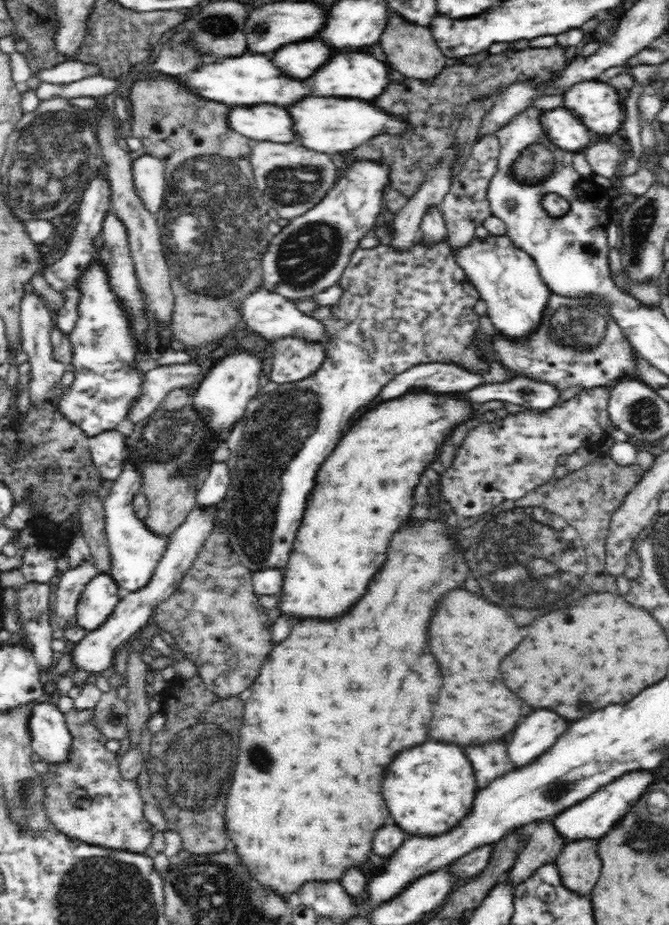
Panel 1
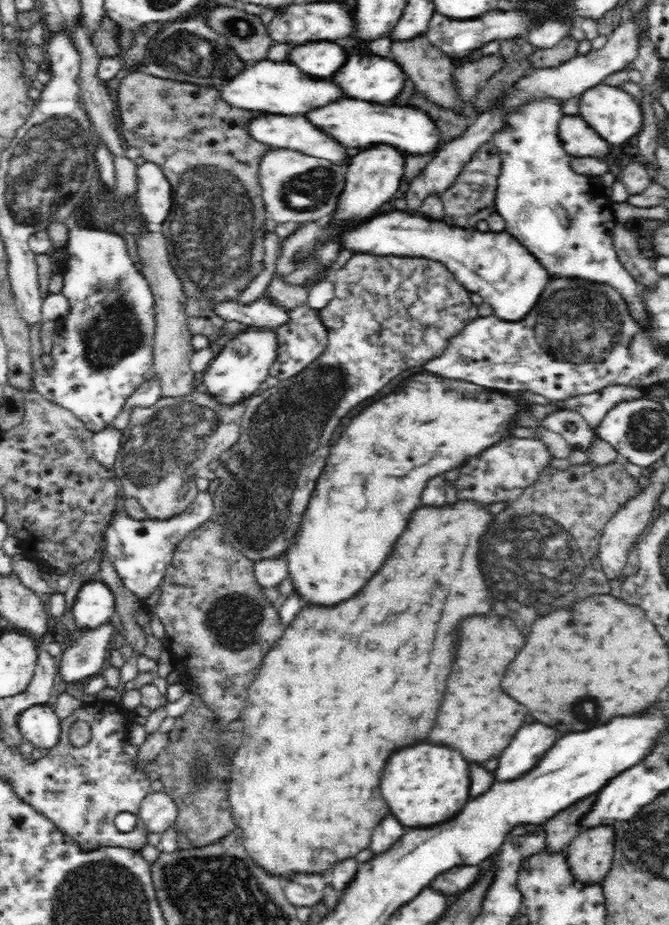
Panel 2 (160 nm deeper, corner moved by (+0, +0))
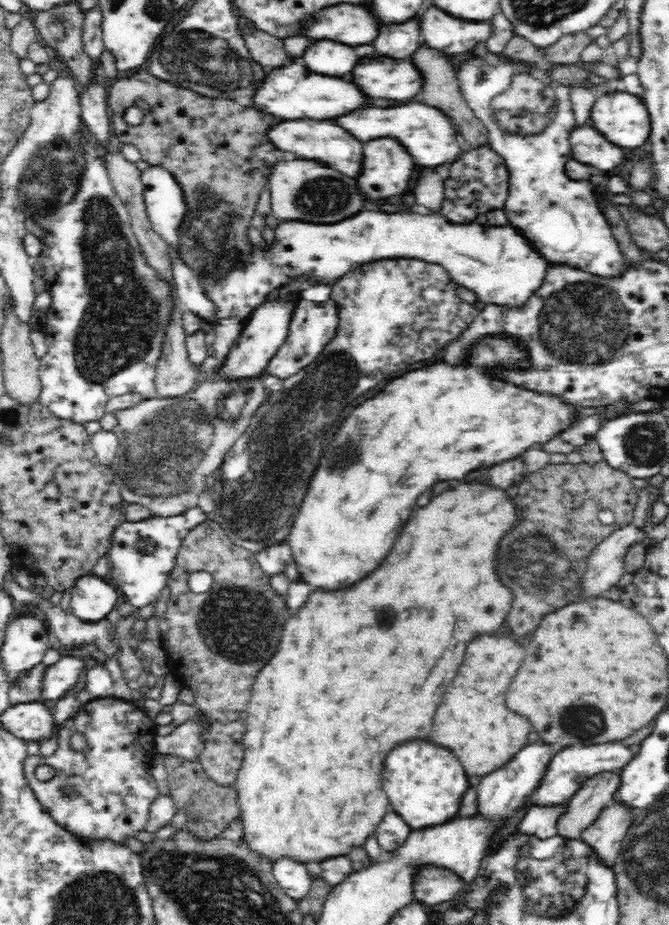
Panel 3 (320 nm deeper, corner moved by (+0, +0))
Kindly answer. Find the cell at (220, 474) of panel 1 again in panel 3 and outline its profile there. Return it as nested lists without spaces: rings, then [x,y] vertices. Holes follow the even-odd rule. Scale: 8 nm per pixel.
[[[196,506],[171,517],[151,514],[138,522],[123,520],[118,528],[114,528],[114,538],[111,538],[114,542],[106,554],[110,556],[110,574],[135,611],[158,600],[161,591],[167,586],[182,540],[191,529],[205,520],[206,513]]]

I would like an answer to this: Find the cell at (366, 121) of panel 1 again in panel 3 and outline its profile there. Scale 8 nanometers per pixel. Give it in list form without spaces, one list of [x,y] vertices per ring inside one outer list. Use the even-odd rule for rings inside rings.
[[[404,104],[404,106],[396,106],[396,108],[364,108],[364,110],[356,110],[352,114],[340,116],[334,120],[338,126],[346,128],[352,136],[356,136],[362,142],[374,140],[374,138],[382,138],[382,136],[392,136],[398,138],[398,142],[408,154],[412,156],[416,165],[423,167],[442,167],[443,165],[452,165],[459,160],[463,152],[463,143],[457,135],[457,130],[453,128],[453,124],[440,110],[420,104]]]

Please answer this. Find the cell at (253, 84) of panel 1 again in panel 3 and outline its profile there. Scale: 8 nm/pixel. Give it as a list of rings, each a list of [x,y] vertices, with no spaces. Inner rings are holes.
[[[292,62],[282,67],[269,68],[264,79],[253,91],[253,107],[280,120],[293,120],[310,116],[316,120],[332,120],[340,114],[348,114],[348,110],[358,110],[360,106],[368,106],[368,98],[364,92],[342,78],[328,78],[322,74],[312,74],[303,63]]]

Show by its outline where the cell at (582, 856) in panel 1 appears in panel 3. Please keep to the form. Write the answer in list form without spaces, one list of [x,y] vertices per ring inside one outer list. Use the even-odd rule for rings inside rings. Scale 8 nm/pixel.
[[[608,805],[580,834],[580,840],[584,841],[588,848],[592,848],[594,856],[602,865],[614,866],[614,860],[620,854],[626,830],[634,822],[634,814],[635,809],[624,808],[624,805]]]

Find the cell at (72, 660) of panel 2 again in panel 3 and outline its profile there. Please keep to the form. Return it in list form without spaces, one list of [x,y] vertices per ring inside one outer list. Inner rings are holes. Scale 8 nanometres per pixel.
[[[74,654],[64,655],[56,664],[48,665],[41,682],[41,702],[62,698],[84,670],[84,659]]]

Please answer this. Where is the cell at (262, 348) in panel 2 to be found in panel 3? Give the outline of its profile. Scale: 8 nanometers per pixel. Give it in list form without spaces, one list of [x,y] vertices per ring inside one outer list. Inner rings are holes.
[[[270,297],[251,312],[248,326],[243,328],[240,338],[228,350],[228,358],[222,366],[221,380],[224,378],[236,378],[236,380],[258,378],[257,376],[260,376],[262,372],[266,372],[264,368],[268,366],[271,358],[275,356],[276,351],[284,344],[288,336],[288,326],[292,320],[296,301],[288,297]]]

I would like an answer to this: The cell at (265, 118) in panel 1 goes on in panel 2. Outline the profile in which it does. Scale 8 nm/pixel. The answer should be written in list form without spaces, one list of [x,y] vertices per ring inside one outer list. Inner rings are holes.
[[[258,114],[256,118],[246,123],[245,129],[257,142],[266,148],[298,150],[302,154],[315,156],[316,158],[326,158],[330,162],[336,162],[338,166],[344,164],[346,156],[352,154],[344,150],[344,146],[336,146],[332,138],[324,138],[320,130],[316,130],[304,116],[286,116],[282,114]]]

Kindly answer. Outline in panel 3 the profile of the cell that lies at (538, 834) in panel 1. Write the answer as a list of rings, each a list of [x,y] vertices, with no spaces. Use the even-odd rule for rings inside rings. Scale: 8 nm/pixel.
[[[604,772],[590,778],[569,798],[564,814],[560,814],[556,822],[558,835],[566,839],[580,839],[582,831],[610,804],[618,784],[620,773]]]

